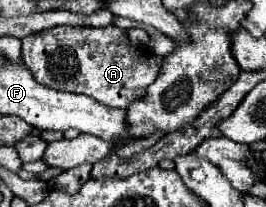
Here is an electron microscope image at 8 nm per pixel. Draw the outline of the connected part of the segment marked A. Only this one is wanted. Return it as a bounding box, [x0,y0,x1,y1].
[22,26,158,108]

